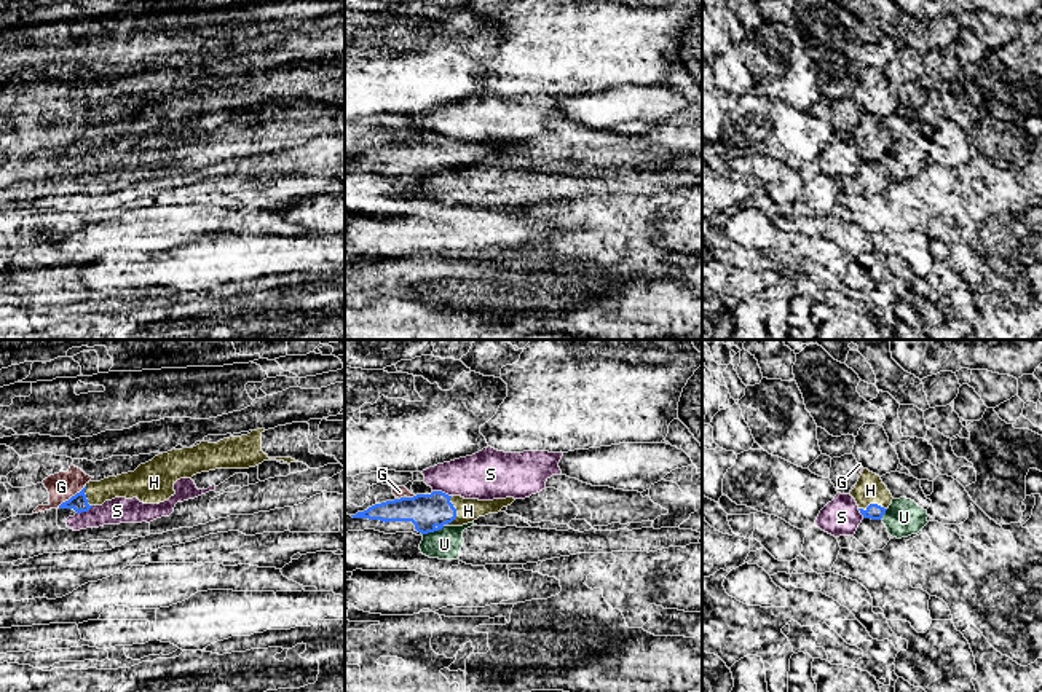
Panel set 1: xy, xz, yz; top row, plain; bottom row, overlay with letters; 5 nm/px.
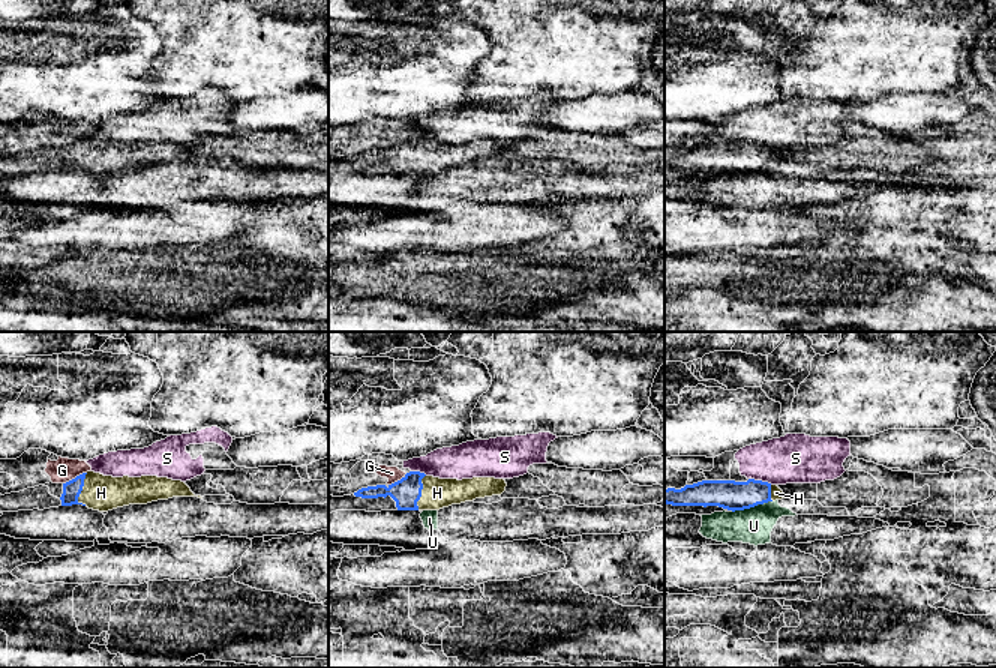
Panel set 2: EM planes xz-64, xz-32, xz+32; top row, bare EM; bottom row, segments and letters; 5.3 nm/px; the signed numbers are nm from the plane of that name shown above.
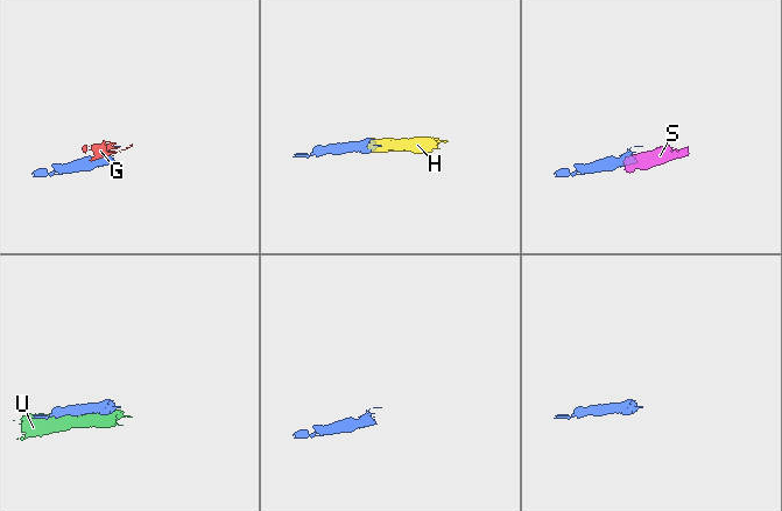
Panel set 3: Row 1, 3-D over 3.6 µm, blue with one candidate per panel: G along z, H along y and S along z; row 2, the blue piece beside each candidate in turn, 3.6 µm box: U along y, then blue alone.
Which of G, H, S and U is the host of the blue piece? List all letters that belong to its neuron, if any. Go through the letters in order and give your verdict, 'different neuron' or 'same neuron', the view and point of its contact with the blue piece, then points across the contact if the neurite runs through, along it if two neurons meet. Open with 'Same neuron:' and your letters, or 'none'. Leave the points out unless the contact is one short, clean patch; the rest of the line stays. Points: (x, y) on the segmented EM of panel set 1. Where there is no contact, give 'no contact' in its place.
Same neuron: H
G: different neuron | xy (72, 496) | along xy (85, 487), (58, 506)
H: same neuron | xz (455, 514) | across xz (425, 511), (455, 514), (468, 511)
S: different neuron | xz (441, 491) | along xz (433, 490), (441, 490), (450, 496)
U: different neuron | xz (433, 531)

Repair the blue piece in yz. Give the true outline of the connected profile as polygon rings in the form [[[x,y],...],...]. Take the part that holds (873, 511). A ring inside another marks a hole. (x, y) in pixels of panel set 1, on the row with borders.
[[[863,469],[851,496],[855,499],[863,518],[871,520],[881,520],[894,499],[881,477],[868,469]]]

